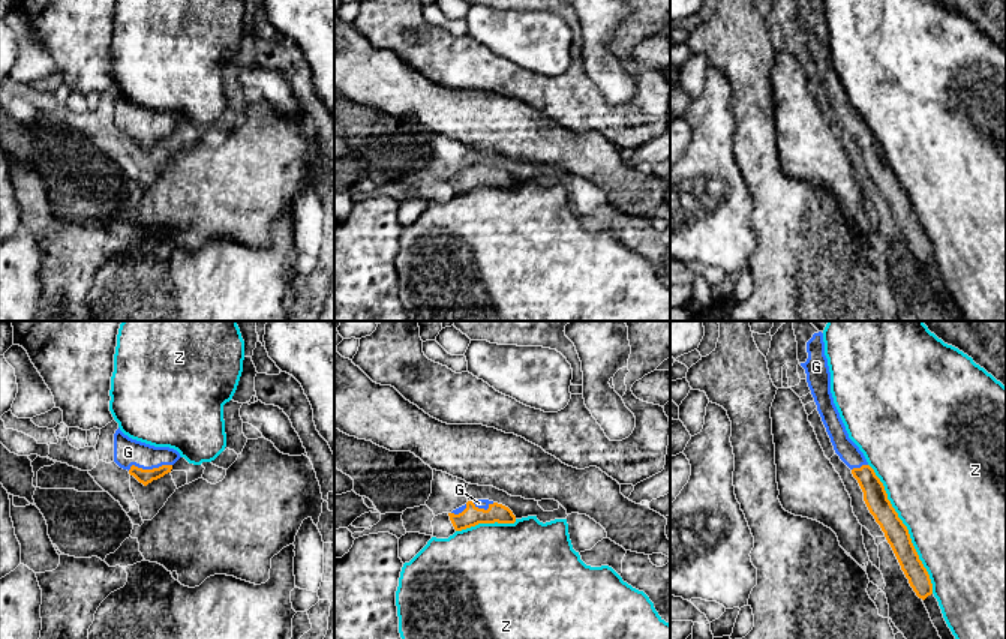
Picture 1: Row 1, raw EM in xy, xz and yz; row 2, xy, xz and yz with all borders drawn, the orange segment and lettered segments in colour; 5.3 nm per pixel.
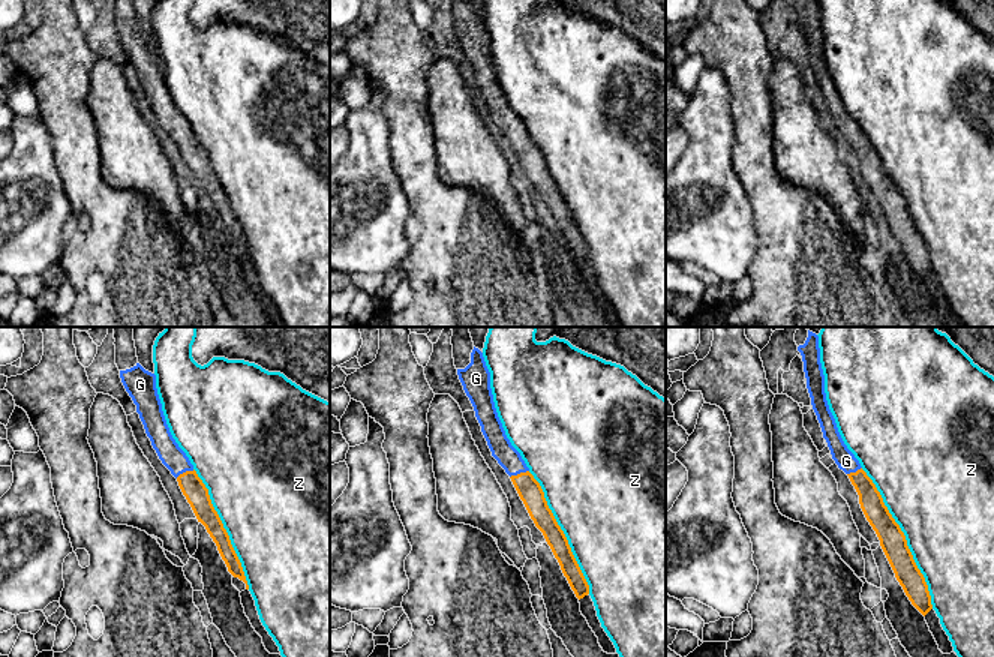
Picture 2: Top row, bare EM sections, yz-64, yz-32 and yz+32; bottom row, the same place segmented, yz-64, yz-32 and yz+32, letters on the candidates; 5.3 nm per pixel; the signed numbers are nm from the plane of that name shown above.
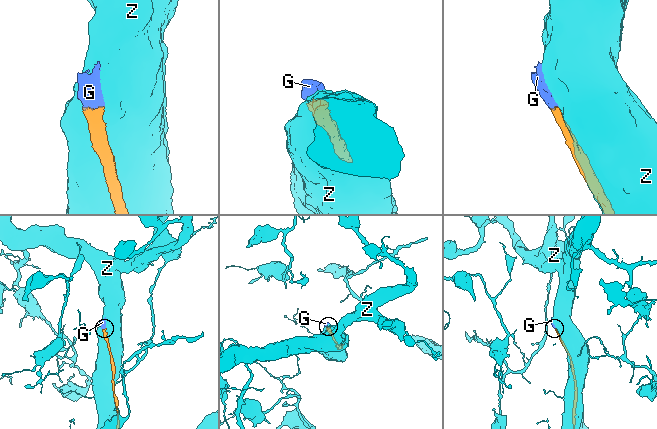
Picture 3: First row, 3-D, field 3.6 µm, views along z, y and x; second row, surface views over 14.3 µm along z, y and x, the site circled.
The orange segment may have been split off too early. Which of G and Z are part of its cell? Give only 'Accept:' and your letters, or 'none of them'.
Accept: G

